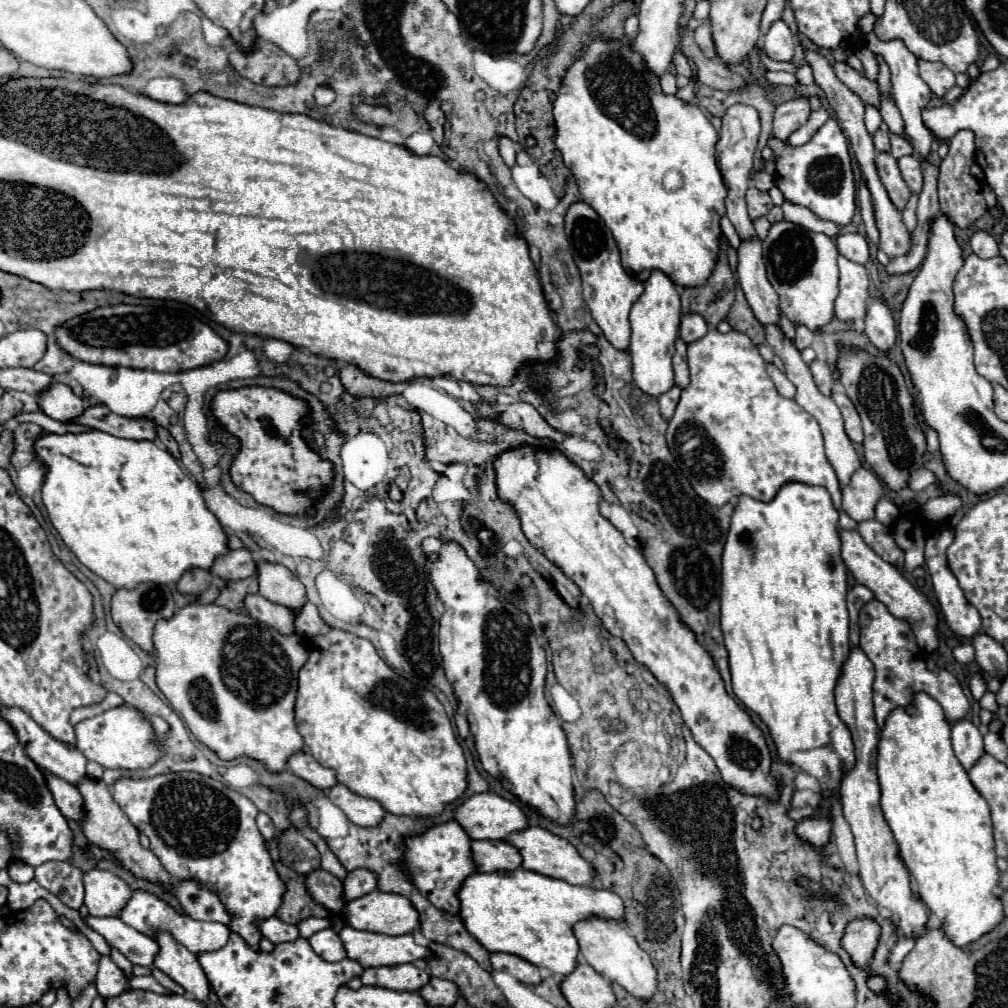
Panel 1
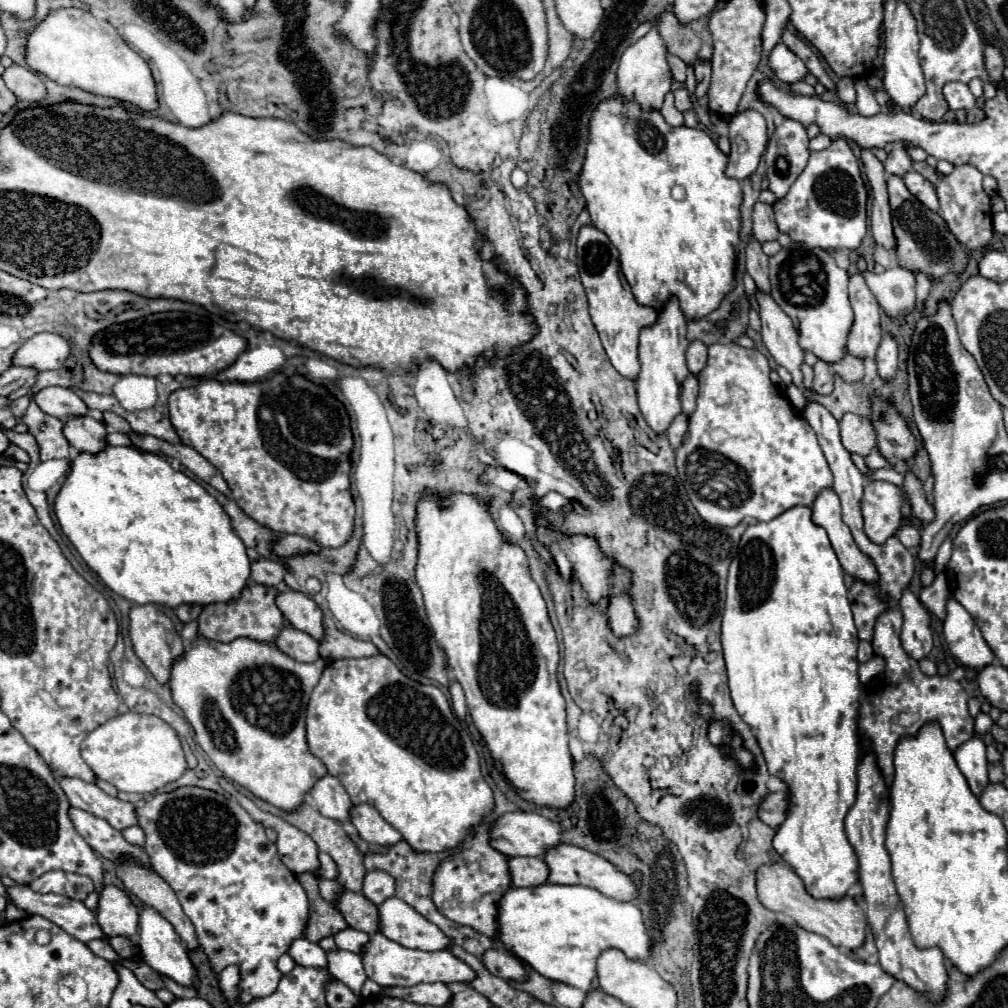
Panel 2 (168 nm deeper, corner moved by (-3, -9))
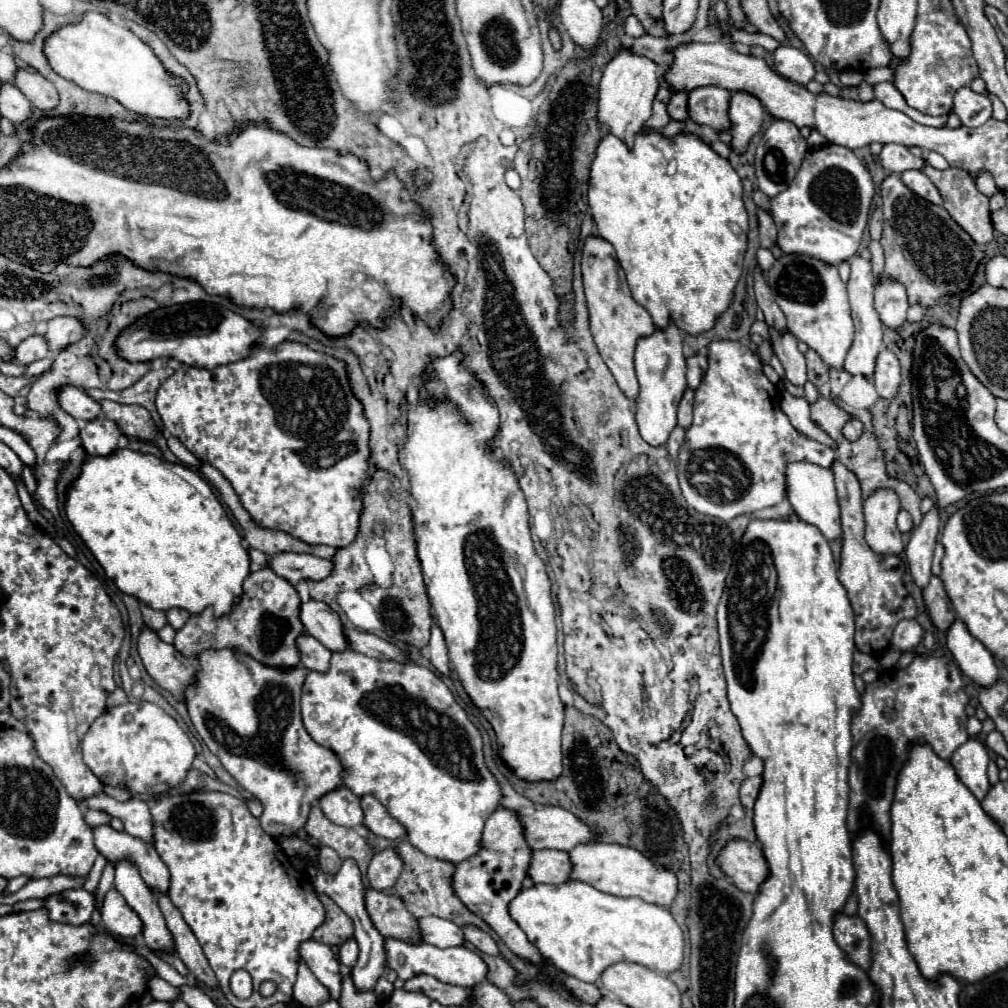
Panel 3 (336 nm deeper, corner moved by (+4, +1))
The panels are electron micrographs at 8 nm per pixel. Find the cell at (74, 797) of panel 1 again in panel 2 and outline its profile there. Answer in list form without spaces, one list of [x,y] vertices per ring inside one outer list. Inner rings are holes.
[[[70,808],[68,814],[70,814],[70,820],[72,820],[76,832],[104,858],[116,860],[122,854],[130,854],[136,862],[150,864],[146,852],[142,848],[136,848],[136,846],[128,844],[124,840],[122,832],[112,828],[106,820],[94,816],[90,812],[84,812],[80,808]]]

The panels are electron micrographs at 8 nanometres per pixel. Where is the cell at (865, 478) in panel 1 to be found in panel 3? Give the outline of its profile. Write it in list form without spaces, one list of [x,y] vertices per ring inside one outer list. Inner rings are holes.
[[[877,490],[873,498],[863,502],[865,512],[865,540],[875,554],[893,554],[899,556],[905,548],[903,534],[899,532],[895,518],[901,506],[897,502],[897,494],[893,490]]]

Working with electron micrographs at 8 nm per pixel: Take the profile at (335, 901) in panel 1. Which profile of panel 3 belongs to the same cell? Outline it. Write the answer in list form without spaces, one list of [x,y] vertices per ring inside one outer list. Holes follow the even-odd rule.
[[[367,890],[365,896],[367,912],[371,922],[385,938],[397,938],[411,944],[421,942],[421,930],[417,918],[405,908],[399,896],[383,894],[377,890]]]

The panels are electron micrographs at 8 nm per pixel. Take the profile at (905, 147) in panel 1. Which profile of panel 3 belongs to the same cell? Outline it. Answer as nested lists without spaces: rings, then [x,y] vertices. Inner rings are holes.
[[[925,166],[923,170],[927,178],[941,190],[943,196],[943,208],[951,214],[951,218],[977,242],[977,244],[989,244],[993,240],[993,224],[991,224],[991,214],[989,214],[989,198],[983,196],[975,182],[965,174],[965,170],[957,168],[947,168],[947,170],[937,170],[933,166]]]

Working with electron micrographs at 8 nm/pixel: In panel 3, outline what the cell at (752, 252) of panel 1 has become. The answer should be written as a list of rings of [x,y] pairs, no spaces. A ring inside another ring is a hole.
[[[773,328],[769,332],[773,338],[773,350],[785,368],[785,380],[795,386],[803,386],[807,382],[807,368],[805,368],[805,356],[797,348],[797,340],[789,332],[777,334],[777,330]]]

